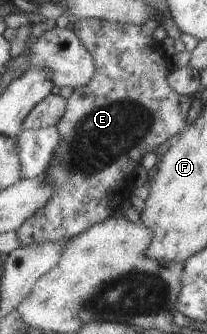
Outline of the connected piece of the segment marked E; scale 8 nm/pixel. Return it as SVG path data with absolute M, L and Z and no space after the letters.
M98 18L73 20L72 30L93 57L94 75L84 87L73 87L72 94L65 99L65 111L54 125L61 140L54 149L50 165L46 165L46 171L40 176L54 189L54 193L42 209L16 229L20 246L71 238L121 211L121 203L129 199L134 188L134 167L140 163L140 157L144 153L155 152L162 141L184 129L190 96L176 93L166 81L168 65L162 57L160 43L152 37L156 27L156 19L148 19L139 26Z

